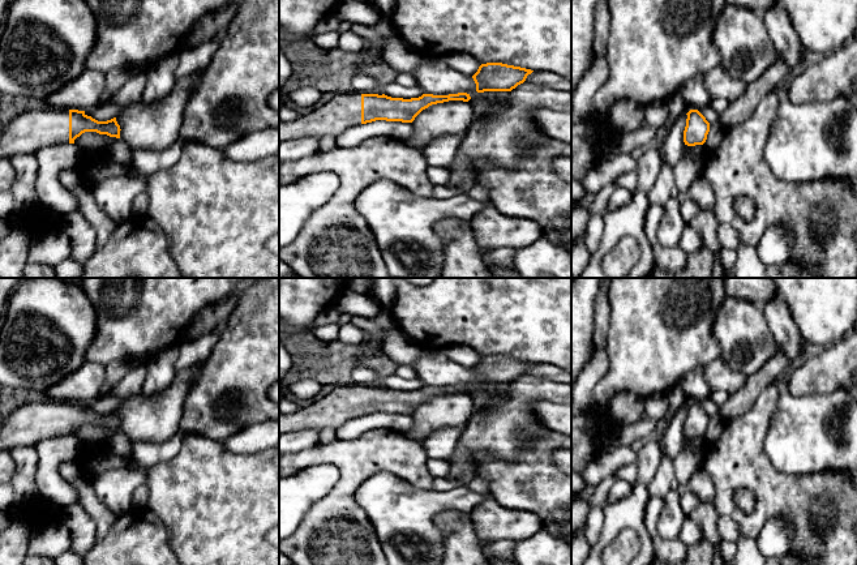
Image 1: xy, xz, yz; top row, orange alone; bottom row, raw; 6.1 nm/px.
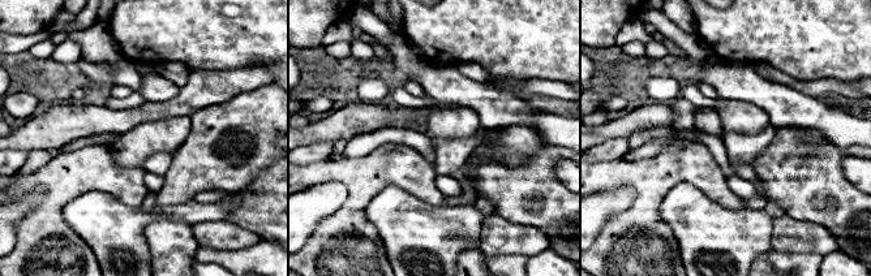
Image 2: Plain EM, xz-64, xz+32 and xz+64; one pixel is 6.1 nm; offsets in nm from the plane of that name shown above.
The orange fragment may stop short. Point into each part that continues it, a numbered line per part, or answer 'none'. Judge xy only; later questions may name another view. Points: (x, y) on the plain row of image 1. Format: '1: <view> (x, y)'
1: xy (29, 423)

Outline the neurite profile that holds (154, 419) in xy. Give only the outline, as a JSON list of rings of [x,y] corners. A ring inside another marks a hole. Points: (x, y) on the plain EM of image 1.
[[[194,363],[176,372],[172,384],[154,395],[138,394],[127,398],[116,408],[120,431],[132,442],[160,444],[180,432],[183,403],[198,378],[201,364]]]

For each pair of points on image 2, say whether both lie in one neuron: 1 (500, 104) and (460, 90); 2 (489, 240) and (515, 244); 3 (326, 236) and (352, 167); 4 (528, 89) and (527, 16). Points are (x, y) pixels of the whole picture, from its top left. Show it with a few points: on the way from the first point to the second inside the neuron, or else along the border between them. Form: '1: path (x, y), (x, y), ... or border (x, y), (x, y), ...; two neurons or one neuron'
1: path (490, 104), (470, 94); one neuron
2: path (496, 240), (509, 240); one neuron
3: path (343, 219), (355, 206), (355, 184); one neuron
4: border (560, 80), (528, 78), (526, 81); two neurons

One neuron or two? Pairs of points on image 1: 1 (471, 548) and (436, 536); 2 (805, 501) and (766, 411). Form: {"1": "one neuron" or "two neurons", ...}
{"1": "two neurons", "2": "one neuron"}

